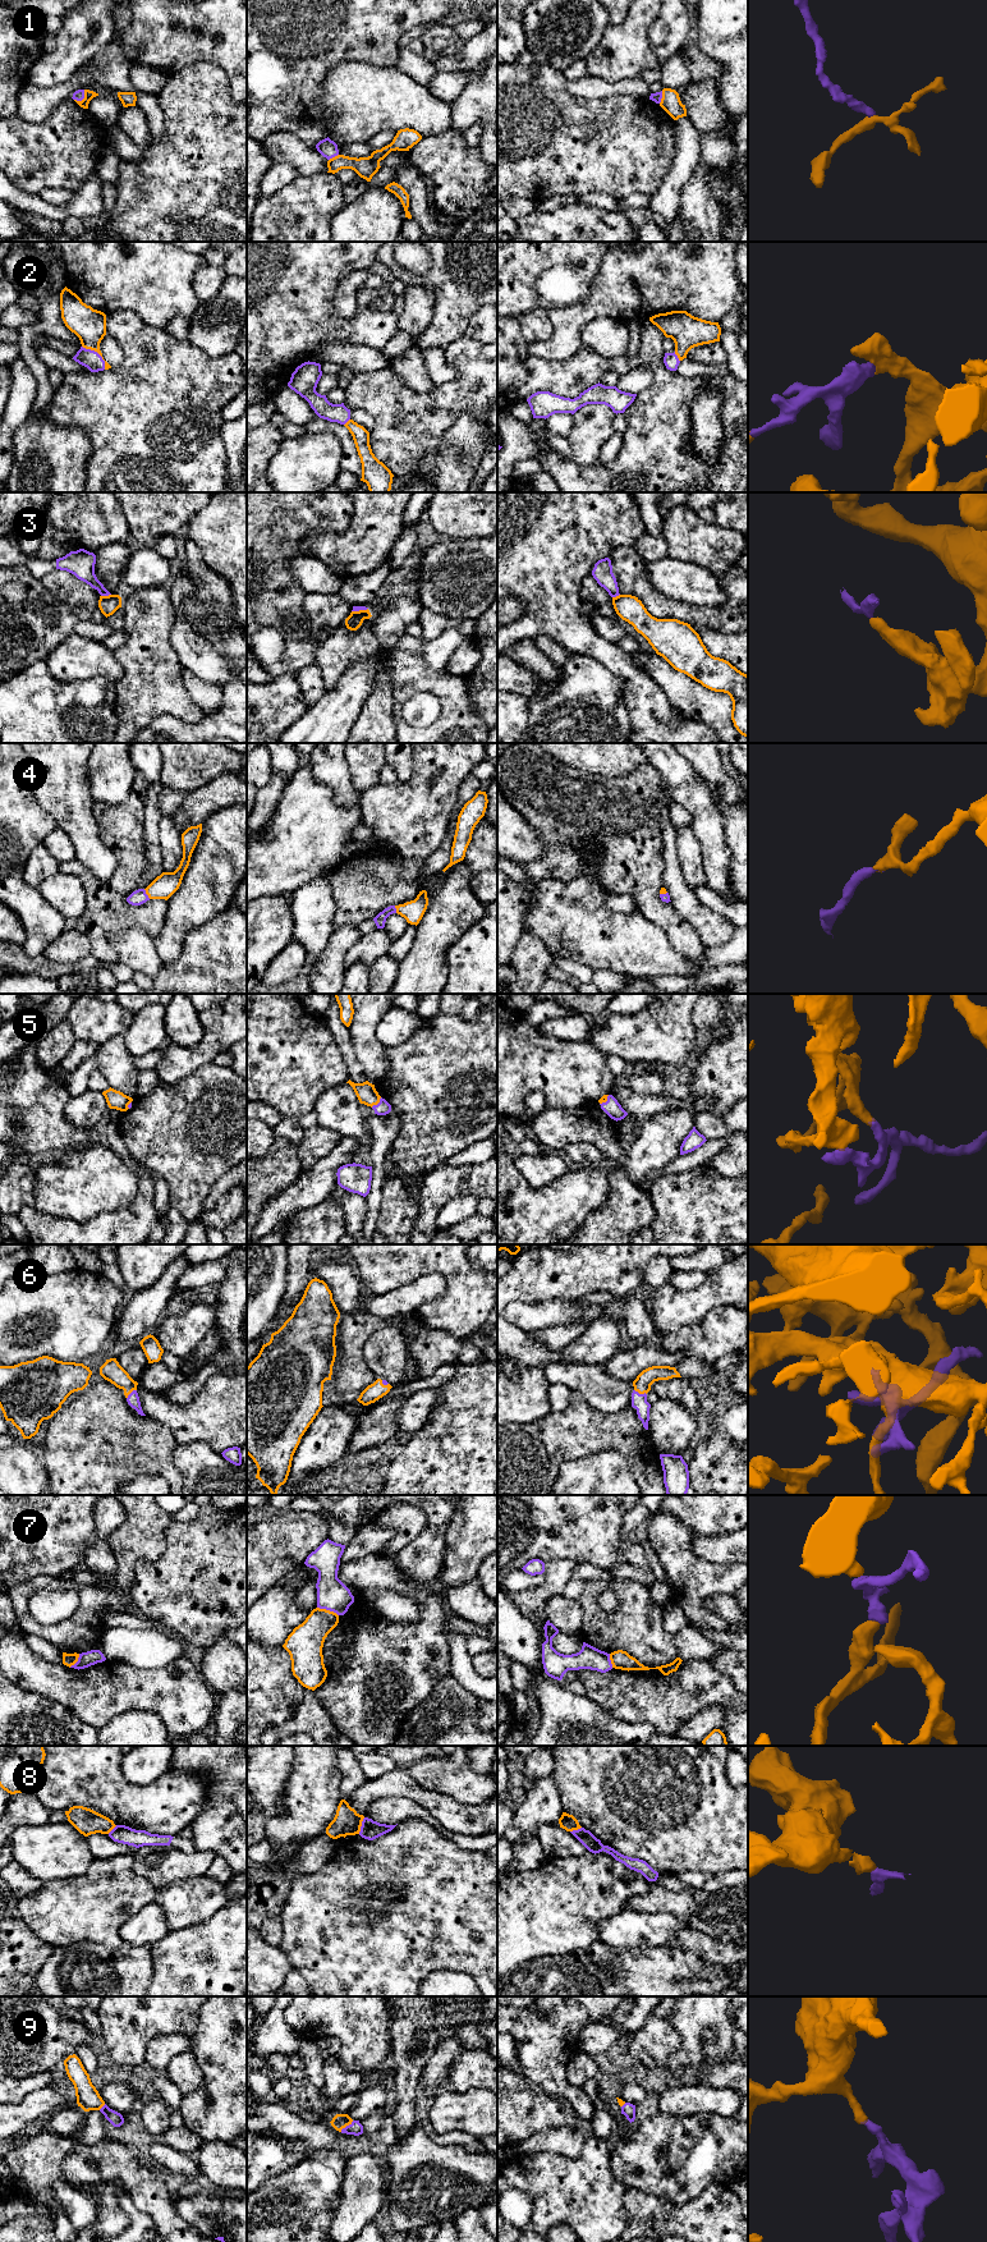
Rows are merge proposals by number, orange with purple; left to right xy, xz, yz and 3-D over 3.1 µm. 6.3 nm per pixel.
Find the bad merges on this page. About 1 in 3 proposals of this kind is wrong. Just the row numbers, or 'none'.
3, 7, 8

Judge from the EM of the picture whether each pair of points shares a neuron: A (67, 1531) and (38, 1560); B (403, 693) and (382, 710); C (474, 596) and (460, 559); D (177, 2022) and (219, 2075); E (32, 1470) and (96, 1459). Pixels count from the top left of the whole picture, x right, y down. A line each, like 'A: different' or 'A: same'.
A: same
B: different
C: same
D: different
E: different

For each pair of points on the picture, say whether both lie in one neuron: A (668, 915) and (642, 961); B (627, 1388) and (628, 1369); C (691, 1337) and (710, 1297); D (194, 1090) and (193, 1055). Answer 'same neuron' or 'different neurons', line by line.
A: different neurons
B: different neurons
C: different neurons
D: different neurons

